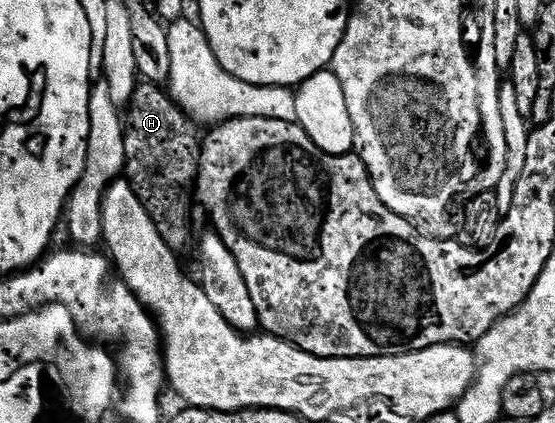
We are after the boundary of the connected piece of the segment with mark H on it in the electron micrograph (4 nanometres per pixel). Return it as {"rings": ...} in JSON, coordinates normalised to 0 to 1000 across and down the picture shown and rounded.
{"rings":[[[256,191],[238,220],[234,241],[225,255],[223,298],[227,305],[225,430],[234,435],[245,466],[252,466],[252,475],[263,487],[263,499],[274,513],[288,560],[295,560],[295,570],[314,596],[328,598],[328,591],[342,574],[342,480],[328,463],[328,449],[341,433],[344,440],[357,421],[360,319],[350,312],[351,293],[286,199]]]}

